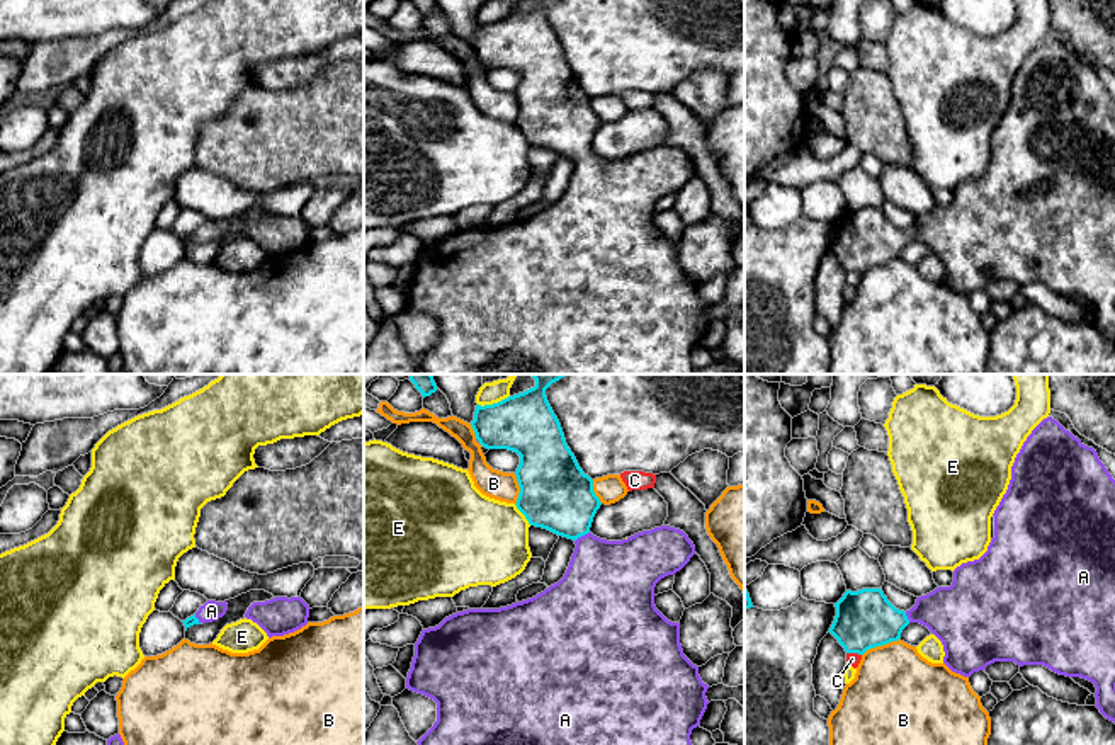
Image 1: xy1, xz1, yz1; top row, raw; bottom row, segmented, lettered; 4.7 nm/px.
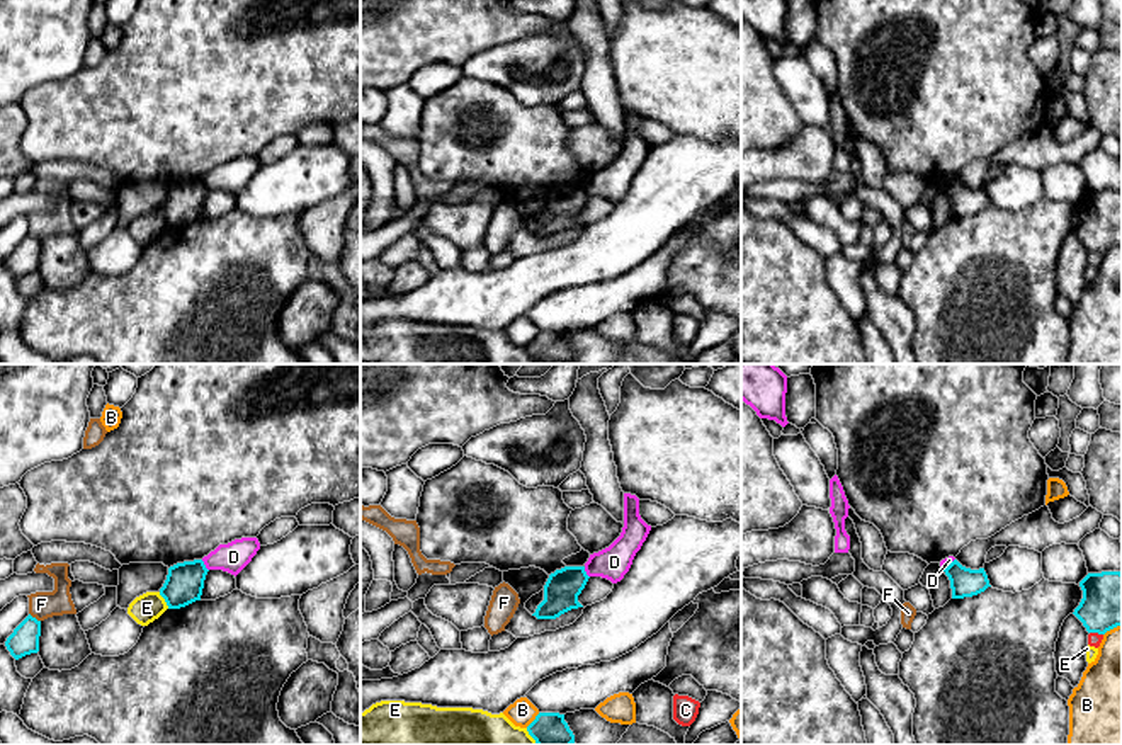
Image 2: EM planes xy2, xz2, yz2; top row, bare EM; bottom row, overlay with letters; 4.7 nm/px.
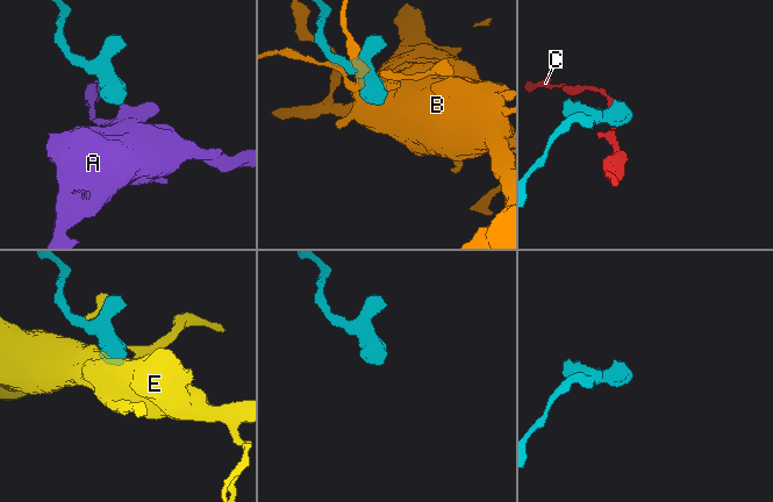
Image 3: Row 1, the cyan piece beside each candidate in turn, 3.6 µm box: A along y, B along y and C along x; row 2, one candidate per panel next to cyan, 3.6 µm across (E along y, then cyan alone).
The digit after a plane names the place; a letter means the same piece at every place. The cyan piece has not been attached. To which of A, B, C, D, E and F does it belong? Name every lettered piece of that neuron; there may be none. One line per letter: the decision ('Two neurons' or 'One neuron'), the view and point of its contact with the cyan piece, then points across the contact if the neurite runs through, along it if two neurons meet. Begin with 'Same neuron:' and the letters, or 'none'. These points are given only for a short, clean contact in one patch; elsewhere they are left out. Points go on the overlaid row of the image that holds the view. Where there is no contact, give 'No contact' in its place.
Same neuron: A
A: One neuron. Touches cyan at xz1 (582, 534). Path across: xz1 (554, 494), (566, 506), (582, 534), (599, 572), (607, 580)
B: Two neurons. Touches cyan at yz1 (879, 645)
C: Two neurons. Touches cyan at yz1 (854, 652). Boundary: yz1 (847, 652), (860, 655)
D: Two neurons. Touches cyan at xy2 (204, 565). Boundary: xy2 (201, 560), (208, 570)
E: Two neurons. Touches cyan at xz1 (493, 403)
F: Two neurons. Touches cyan at xy2 (34, 618). Boundary: xy2 (29, 613), (39, 621)

